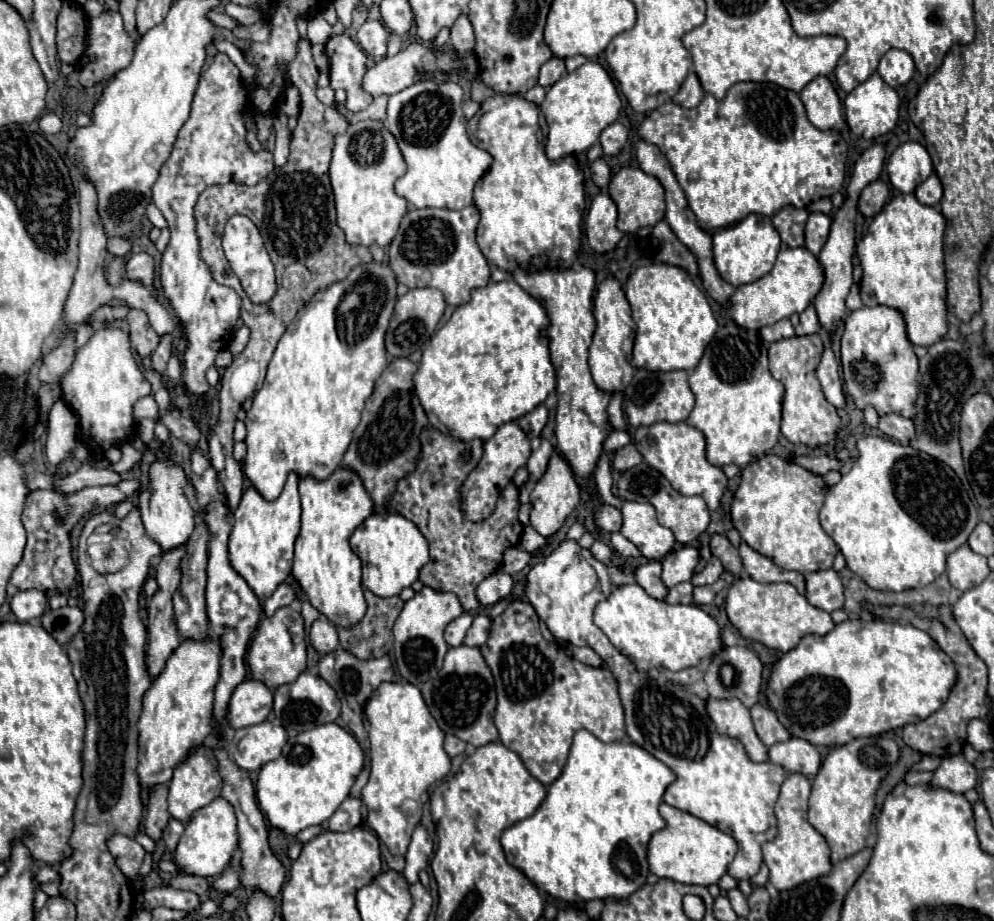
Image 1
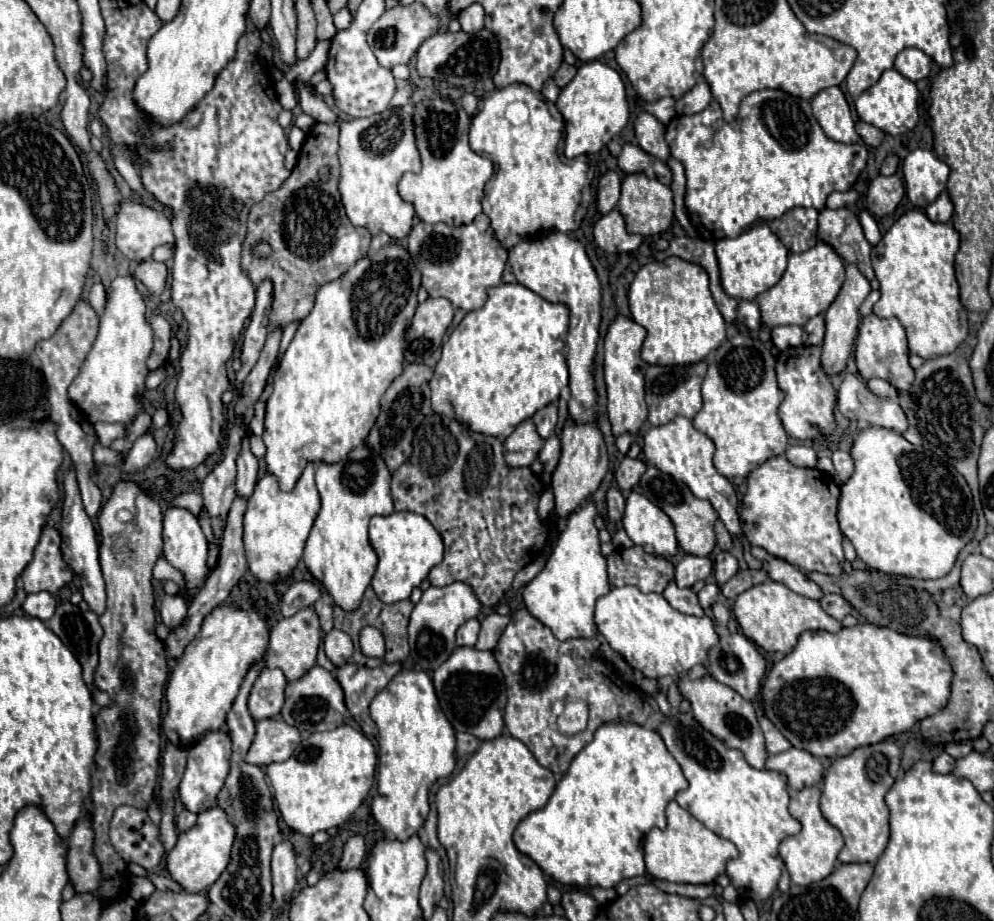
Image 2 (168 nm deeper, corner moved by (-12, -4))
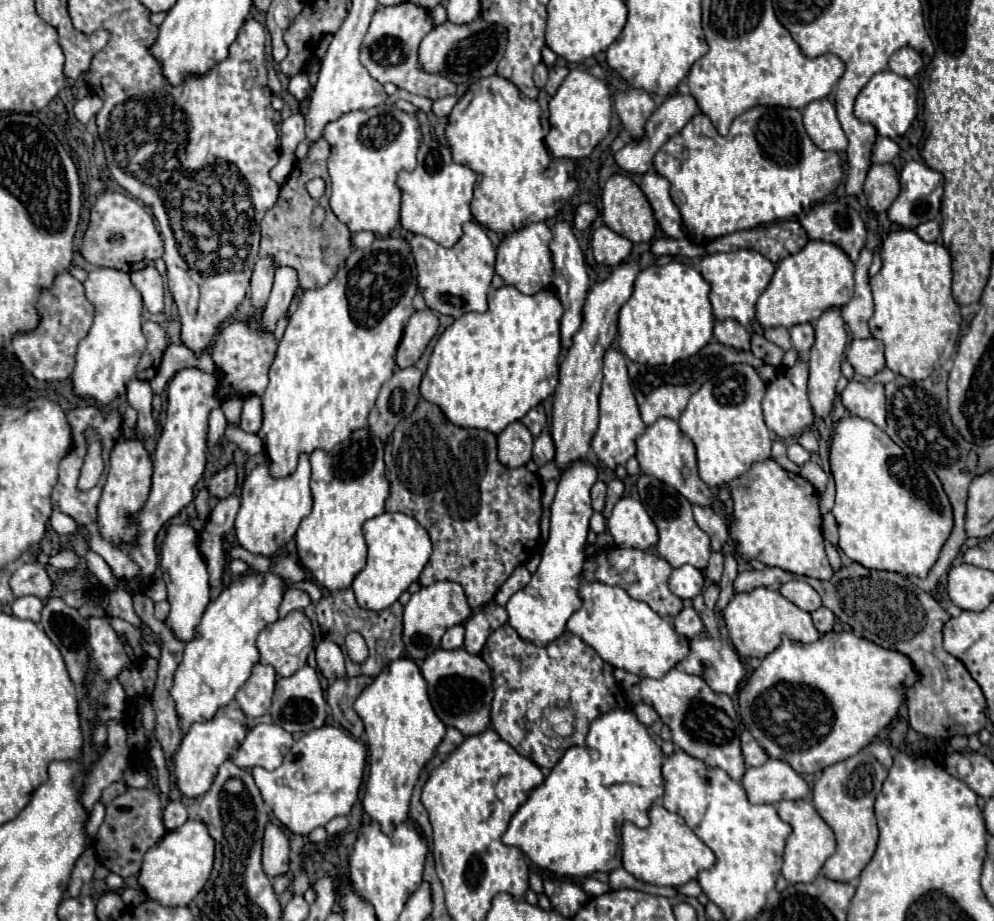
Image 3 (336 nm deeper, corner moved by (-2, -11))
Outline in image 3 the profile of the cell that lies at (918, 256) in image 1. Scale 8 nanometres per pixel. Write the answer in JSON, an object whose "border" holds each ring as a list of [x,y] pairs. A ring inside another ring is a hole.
{"border":[[[911,229],[893,231],[881,247],[883,267],[871,277],[875,311],[869,329],[885,345],[885,367],[907,379],[927,379],[955,351],[961,315],[951,297],[951,255],[939,243],[925,243]]]}

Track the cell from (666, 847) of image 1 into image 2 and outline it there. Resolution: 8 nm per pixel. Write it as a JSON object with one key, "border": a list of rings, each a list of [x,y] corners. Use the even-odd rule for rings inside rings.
{"border":[[[677,802],[667,806],[667,828],[653,828],[645,836],[645,864],[653,878],[685,884],[713,884],[727,870],[727,862],[737,858],[739,852],[733,842],[717,836],[695,820],[685,808]]]}

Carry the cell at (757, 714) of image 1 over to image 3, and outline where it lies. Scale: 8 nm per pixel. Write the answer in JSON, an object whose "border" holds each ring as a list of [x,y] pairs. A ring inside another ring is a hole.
{"border":[[[741,731],[741,753],[747,767],[759,767],[769,759],[767,753],[759,747],[759,743],[751,737],[749,731]]]}

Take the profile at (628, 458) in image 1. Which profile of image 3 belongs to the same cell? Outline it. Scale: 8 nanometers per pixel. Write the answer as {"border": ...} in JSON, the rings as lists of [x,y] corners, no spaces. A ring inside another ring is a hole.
{"border":[[[613,479],[611,483],[607,483],[607,497],[605,497],[603,517],[609,517],[611,515],[611,509],[621,499],[621,495],[623,495],[623,481],[621,479]]]}

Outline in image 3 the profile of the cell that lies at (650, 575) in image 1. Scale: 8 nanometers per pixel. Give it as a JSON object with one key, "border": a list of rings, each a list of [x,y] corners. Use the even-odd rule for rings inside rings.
{"border":[[[681,609],[681,613],[673,619],[673,625],[675,625],[677,633],[687,639],[693,639],[693,637],[701,635],[701,631],[703,631],[703,623],[701,623],[699,615],[695,613],[695,609]]]}

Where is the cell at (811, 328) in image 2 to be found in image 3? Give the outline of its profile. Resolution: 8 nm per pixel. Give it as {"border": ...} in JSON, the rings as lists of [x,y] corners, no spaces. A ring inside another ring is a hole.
{"border":[[[803,323],[803,325],[791,327],[789,333],[791,333],[793,349],[797,349],[799,355],[801,355],[803,359],[807,359],[809,349],[811,349],[811,345],[813,345],[813,341],[815,341],[815,331],[813,331],[813,327],[811,327],[809,323]]]}

